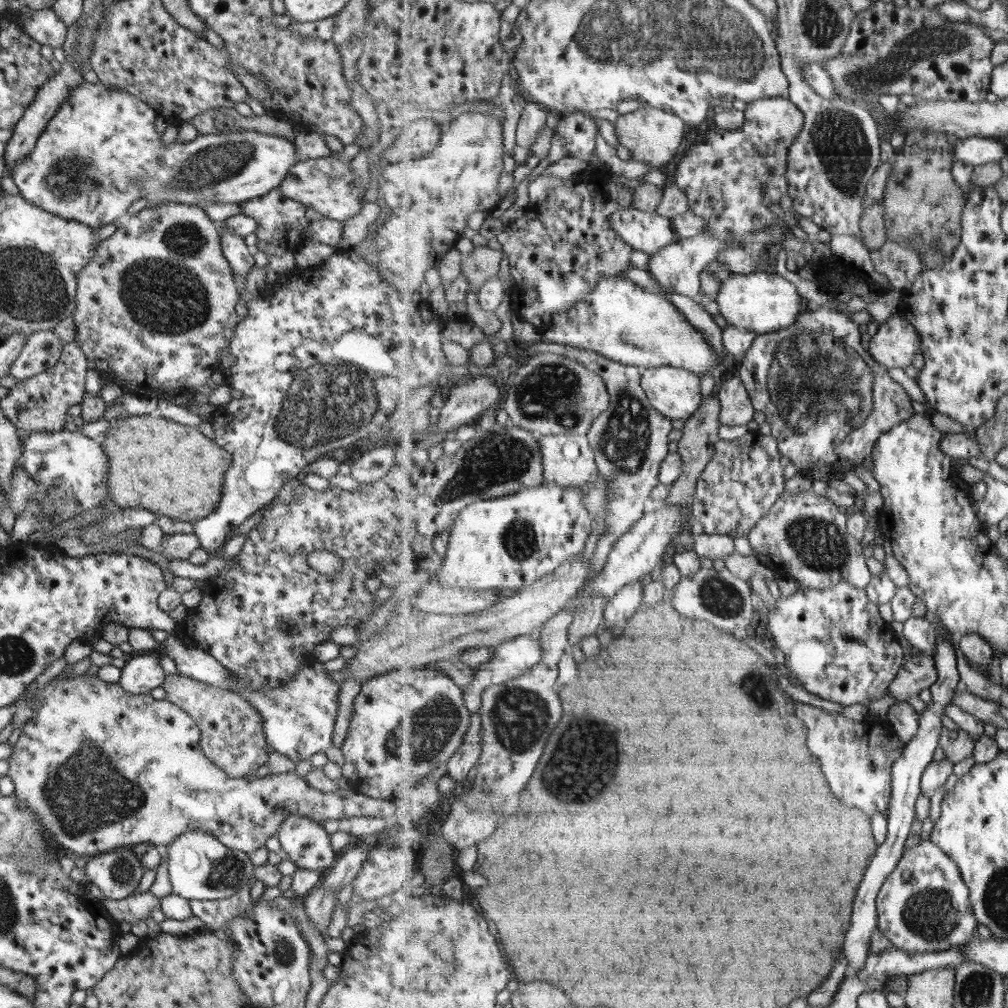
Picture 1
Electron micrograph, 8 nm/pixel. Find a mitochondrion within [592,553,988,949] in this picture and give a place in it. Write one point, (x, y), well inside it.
(931, 914)

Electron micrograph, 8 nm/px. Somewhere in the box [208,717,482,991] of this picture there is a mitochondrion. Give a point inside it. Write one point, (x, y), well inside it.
(284, 951)

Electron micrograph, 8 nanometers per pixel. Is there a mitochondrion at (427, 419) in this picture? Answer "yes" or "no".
no

